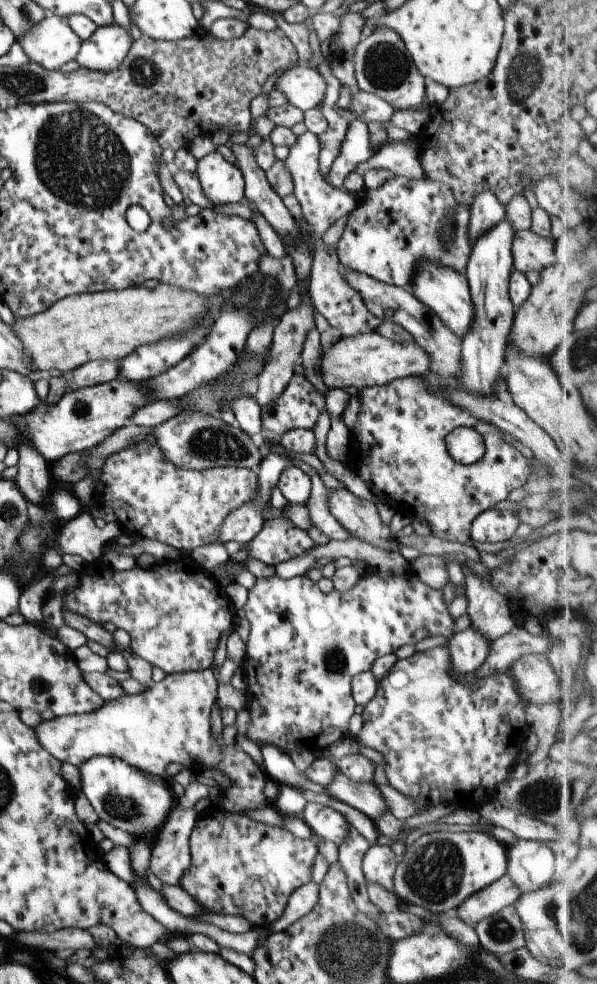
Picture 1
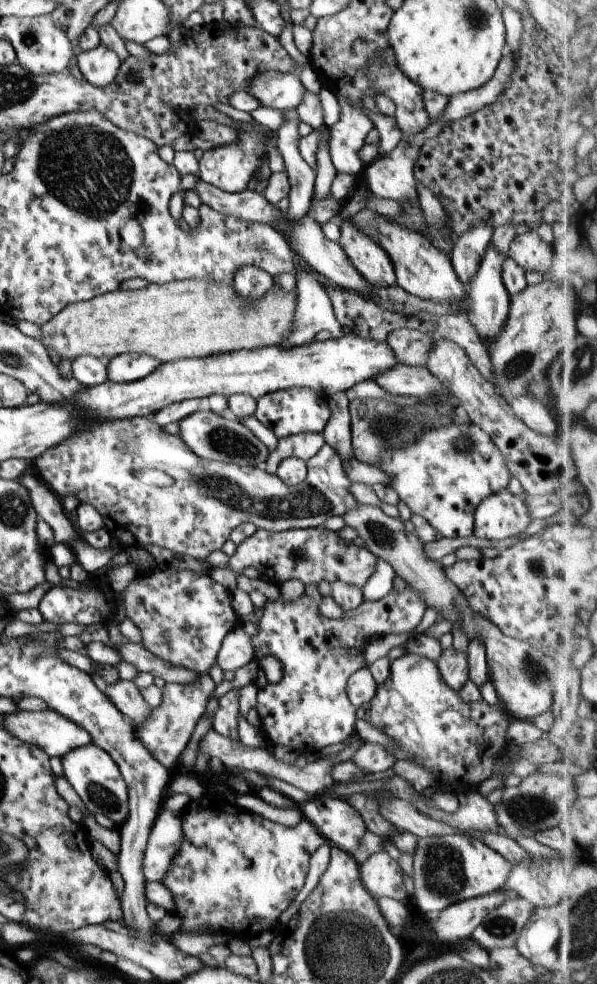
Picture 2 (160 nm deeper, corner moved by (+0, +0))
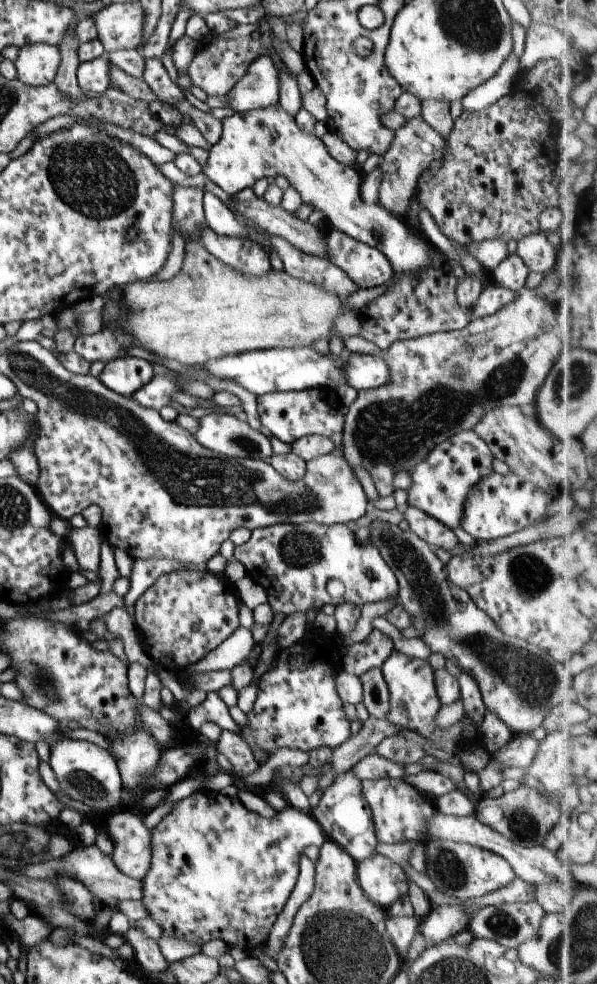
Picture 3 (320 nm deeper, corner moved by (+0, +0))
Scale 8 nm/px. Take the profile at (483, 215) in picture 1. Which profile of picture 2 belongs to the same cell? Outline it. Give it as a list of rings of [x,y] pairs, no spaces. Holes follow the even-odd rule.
[[[484,223],[467,229],[465,233],[454,238],[448,257],[450,265],[467,292],[469,281],[477,272],[479,261],[490,244],[492,228]]]

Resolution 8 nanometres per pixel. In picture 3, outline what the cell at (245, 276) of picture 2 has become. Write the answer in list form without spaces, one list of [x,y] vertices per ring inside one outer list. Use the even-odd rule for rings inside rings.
[[[205,226],[200,230],[200,242],[218,261],[241,274],[259,276],[270,269],[267,252],[249,237],[224,237]]]

